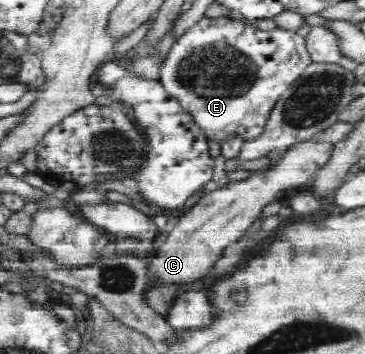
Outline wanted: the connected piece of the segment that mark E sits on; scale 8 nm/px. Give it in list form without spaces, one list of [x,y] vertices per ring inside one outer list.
[[[205,16],[176,37],[163,62],[160,82],[178,100],[182,110],[194,119],[204,139],[222,147],[230,144],[229,140],[233,138],[240,139],[243,144],[258,138],[264,132],[268,117],[282,93],[312,64],[314,62],[306,50],[304,37],[296,31],[278,27],[262,31],[239,17]]]

